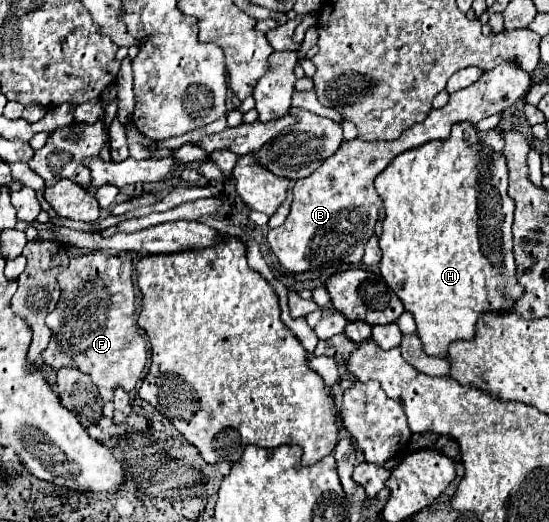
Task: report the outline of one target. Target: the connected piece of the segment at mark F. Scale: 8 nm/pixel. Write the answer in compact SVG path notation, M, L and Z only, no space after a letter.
M85 254L73 258L69 266L57 276L61 298L55 310L47 316L47 326L51 330L49 346L43 352L43 362L53 370L63 366L77 368L93 378L93 384L99 388L99 394L105 402L113 400L113 392L123 388L125 392L135 390L137 382L145 376L147 366L147 346L145 338L139 334L139 292L133 284L133 256L109 256L109 254Z

